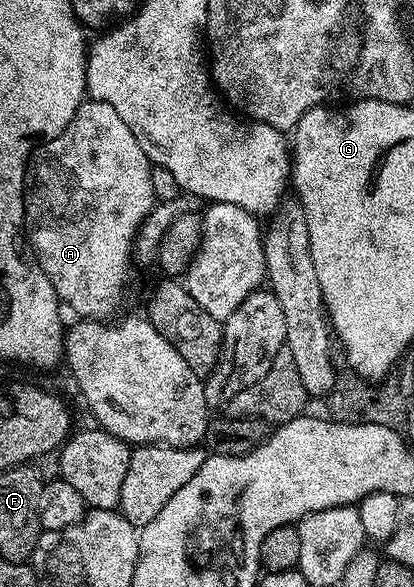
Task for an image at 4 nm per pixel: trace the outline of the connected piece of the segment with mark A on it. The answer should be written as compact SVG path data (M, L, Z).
M91 98L85 99L84 103L78 106L74 118L66 126L66 130L62 130L62 134L58 134L58 138L43 141L33 151L24 177L24 231L26 240L36 263L40 265L46 278L50 278L57 296L67 307L69 304L77 312L75 314L77 317L104 320L117 315L116 307L119 306L120 299L124 296L124 283L128 280L128 263L132 264L134 260L132 243L137 236L137 229L158 203L154 192L154 183L151 181L152 168L152 161L148 159L142 146L138 146L138 138L134 138L130 126L126 126L126 122L122 122L122 118L118 118L118 110L114 110L114 106L110 106L110 102Z

